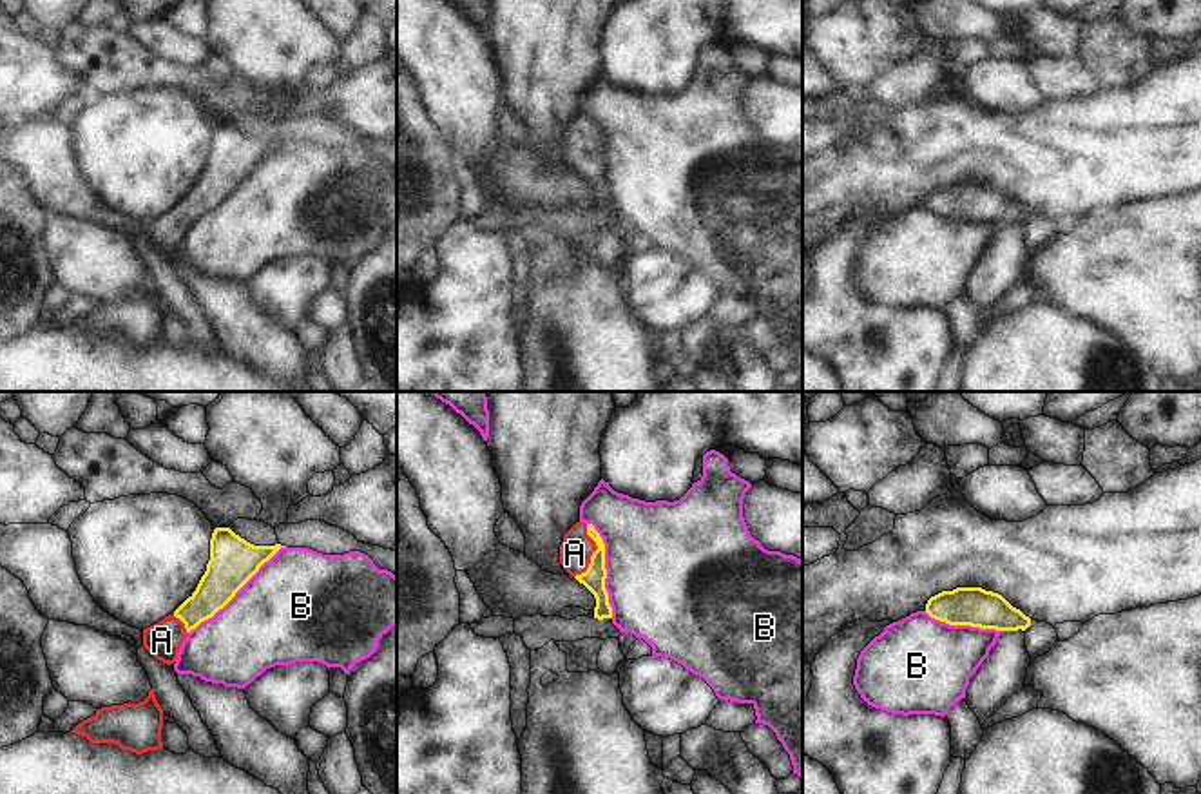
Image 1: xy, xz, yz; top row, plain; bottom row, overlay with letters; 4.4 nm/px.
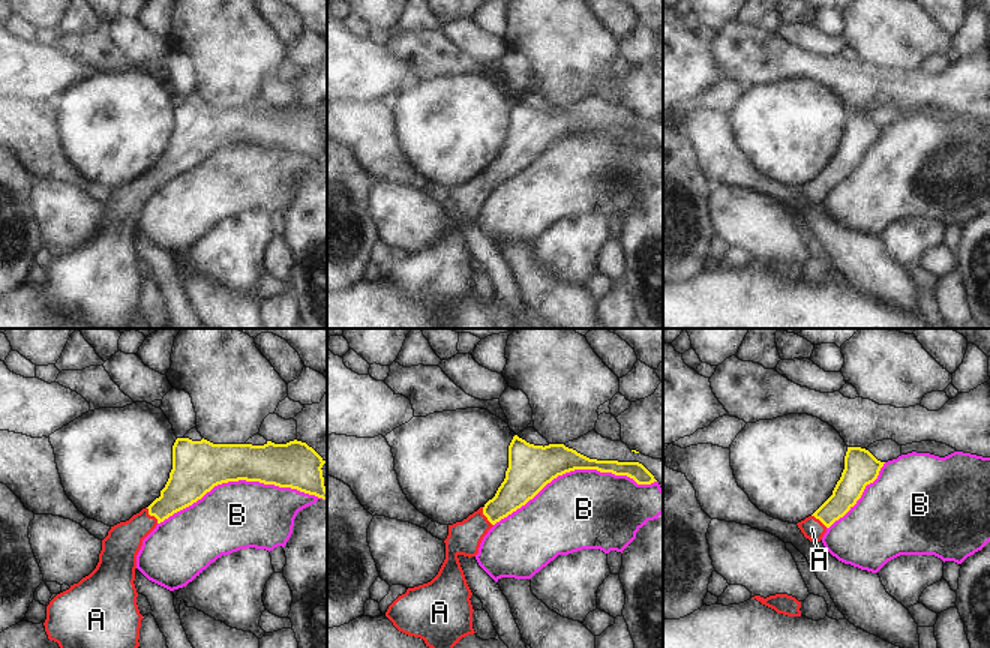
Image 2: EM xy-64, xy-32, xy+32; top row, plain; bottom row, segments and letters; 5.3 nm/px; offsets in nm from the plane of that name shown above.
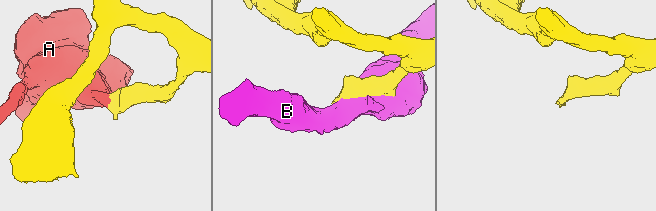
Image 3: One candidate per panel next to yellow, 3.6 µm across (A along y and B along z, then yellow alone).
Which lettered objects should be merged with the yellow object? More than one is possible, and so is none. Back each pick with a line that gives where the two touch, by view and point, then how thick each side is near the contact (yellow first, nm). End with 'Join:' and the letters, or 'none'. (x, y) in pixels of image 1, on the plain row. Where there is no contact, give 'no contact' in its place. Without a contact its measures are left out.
A: xz (593, 147) | 100/140 nm
Join: A

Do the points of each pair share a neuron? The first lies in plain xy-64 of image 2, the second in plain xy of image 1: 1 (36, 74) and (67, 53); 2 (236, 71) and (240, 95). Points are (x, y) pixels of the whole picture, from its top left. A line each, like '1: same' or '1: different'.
1: different
2: different

